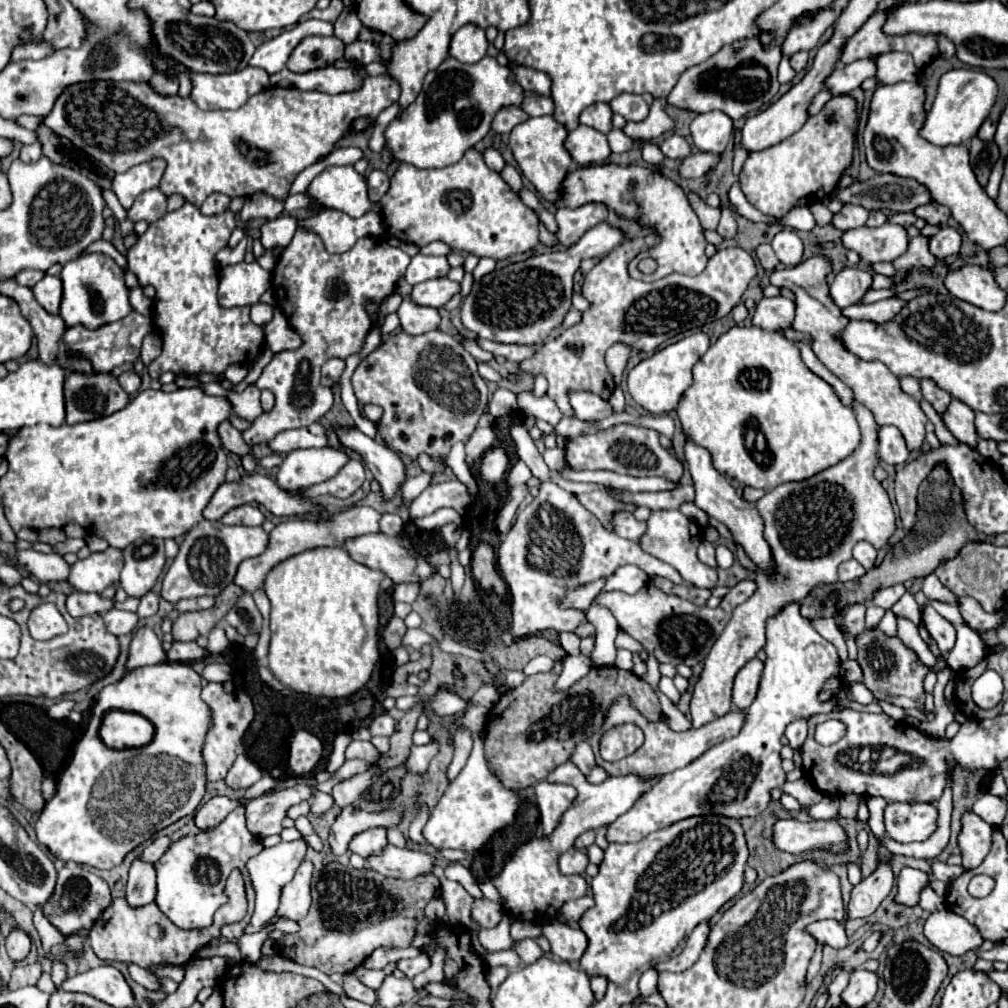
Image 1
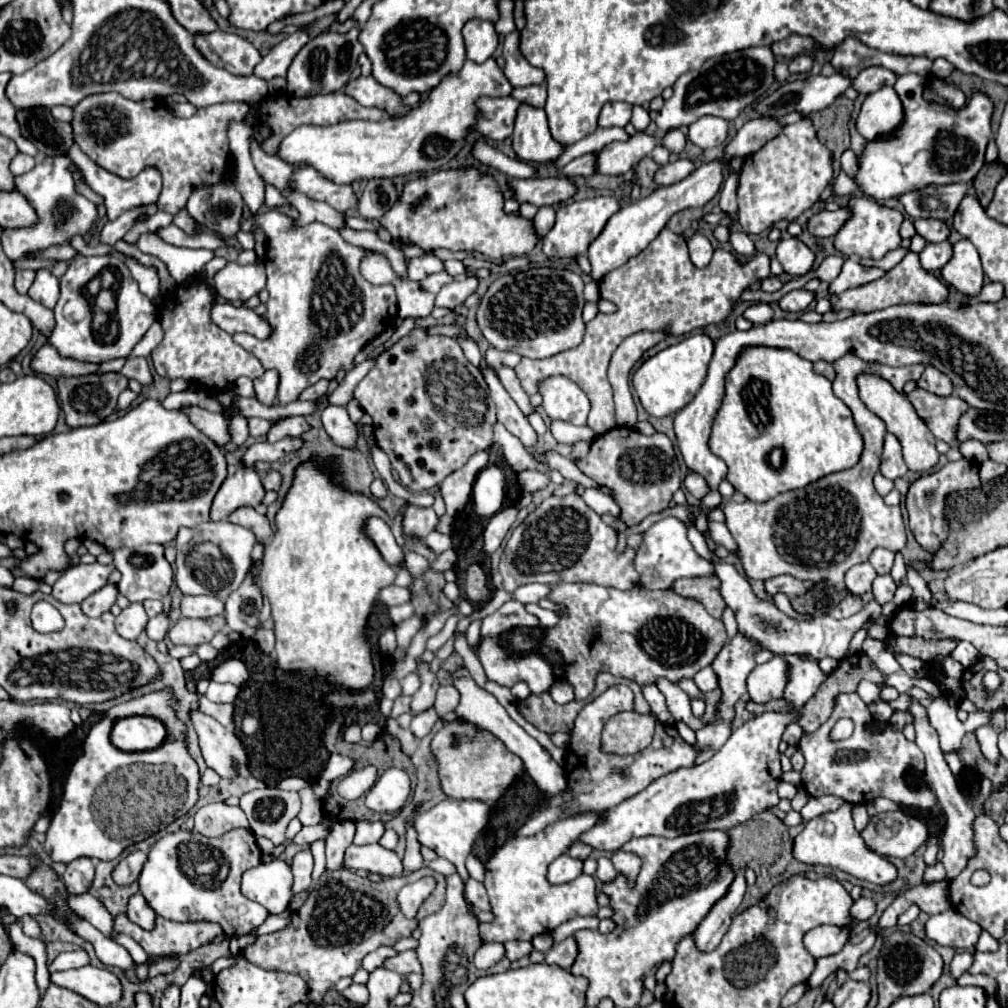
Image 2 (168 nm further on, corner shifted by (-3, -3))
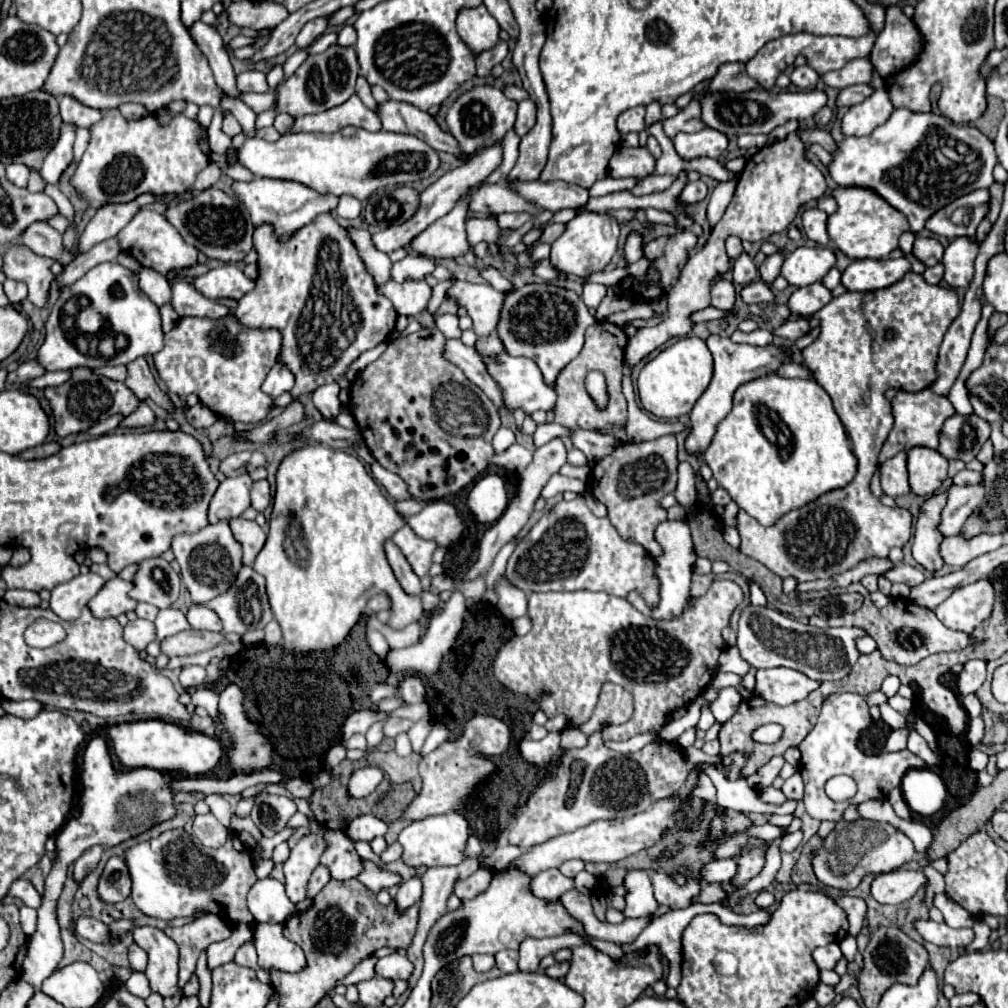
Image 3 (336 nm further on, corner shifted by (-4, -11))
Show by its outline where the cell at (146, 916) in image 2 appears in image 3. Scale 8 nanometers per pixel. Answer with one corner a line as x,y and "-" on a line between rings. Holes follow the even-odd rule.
138,925
132,931
134,941
148,953
148,967
144,975
150,987
162,997
184,997
178,985
178,947
160,929
150,925

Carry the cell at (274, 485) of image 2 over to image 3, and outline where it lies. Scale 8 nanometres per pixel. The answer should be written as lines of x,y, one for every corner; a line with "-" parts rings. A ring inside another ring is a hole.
266,479
256,481
254,487
252,487
250,499
252,499
252,507
254,507
256,511
264,511
264,509
266,509
266,501
268,501
268,503
272,501
272,495
270,495
270,483
268,483

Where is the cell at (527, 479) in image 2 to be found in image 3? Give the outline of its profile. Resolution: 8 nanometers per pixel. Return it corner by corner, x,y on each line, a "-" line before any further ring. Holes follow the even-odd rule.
556,473
556,475
552,475
552,477
548,479
548,483
544,485
544,489
542,489
540,497
548,501
548,499
552,499
554,495
564,493
564,491
584,493
584,491
586,491
586,483
582,483
582,481
578,481
578,479
572,479
572,477
564,477
564,475

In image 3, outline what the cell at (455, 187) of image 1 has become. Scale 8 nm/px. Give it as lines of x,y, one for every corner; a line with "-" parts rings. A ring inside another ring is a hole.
462,217
460,221
440,219
432,223
410,245
416,253
424,257
432,257
432,259
444,259
444,257
456,259
456,257
466,255
472,249
466,237
466,227
464,227

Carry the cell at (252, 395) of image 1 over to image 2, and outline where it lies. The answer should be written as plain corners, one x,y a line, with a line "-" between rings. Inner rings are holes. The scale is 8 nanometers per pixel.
267,369
261,377
255,379
255,393
257,399
265,405
273,405
277,399
277,389
279,389
279,373
273,369

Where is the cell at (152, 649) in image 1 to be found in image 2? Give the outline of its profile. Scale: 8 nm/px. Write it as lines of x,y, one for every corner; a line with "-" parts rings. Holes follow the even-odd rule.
163,611
163,613
159,613
159,615
155,615
155,617
149,619
145,631
147,631
149,639
153,639
153,641
163,641
169,625
171,625
171,623
169,623
169,615

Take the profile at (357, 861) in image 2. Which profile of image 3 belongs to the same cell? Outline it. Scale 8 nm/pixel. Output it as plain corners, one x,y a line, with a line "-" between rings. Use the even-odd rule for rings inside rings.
326,843
320,863
330,869
332,879
340,879
340,881
358,877
364,871
362,859
352,843

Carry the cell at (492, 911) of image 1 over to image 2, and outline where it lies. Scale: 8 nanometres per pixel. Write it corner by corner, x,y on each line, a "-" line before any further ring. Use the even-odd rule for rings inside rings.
469,877
469,881
465,883
465,899
475,905
481,911
489,911
489,897
485,891
485,885
473,877

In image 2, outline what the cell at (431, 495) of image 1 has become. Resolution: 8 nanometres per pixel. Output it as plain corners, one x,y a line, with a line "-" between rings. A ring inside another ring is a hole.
407,505
403,513
403,535
411,539
425,539
435,529
435,511

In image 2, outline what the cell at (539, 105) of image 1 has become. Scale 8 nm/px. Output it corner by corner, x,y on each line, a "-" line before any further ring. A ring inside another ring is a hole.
527,85
527,87
517,87
517,89
513,89
511,95
513,95
517,101
525,101
525,103
529,103
529,105
543,107
543,105
545,105
545,99
547,99
547,89
545,89
545,85

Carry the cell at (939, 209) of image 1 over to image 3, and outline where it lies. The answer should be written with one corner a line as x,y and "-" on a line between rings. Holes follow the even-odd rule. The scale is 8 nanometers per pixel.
916,237
914,241
914,251
912,255
916,259
920,259
924,265
936,265
942,261
944,255
944,247
938,239
934,237

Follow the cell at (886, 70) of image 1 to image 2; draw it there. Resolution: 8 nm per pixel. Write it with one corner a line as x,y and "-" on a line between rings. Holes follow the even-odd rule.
867,67
867,71
861,71
857,77
853,77
853,89
857,93
869,95
879,91
883,85
893,85
897,81
897,75
893,71
887,71
885,67

